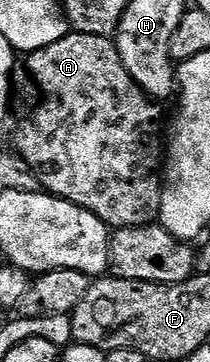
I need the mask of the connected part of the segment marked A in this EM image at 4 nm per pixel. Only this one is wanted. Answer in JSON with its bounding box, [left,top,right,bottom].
[18,31,164,230]

